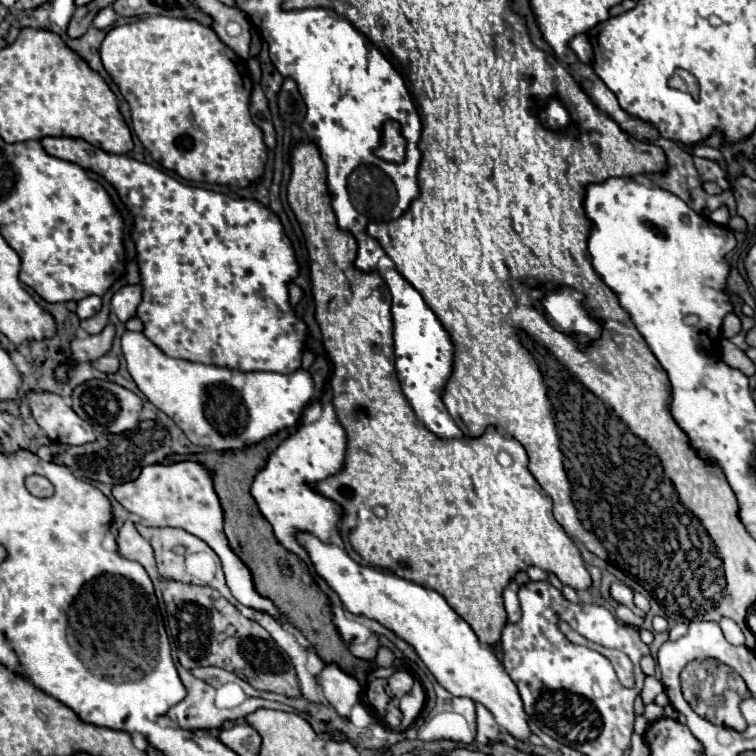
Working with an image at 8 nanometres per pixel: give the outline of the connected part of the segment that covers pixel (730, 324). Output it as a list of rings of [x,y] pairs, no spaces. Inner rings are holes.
[[[728,314],[728,316],[724,318],[724,324],[722,324],[722,334],[724,334],[726,338],[732,338],[732,336],[738,334],[738,332],[740,332],[740,318],[734,316],[734,314]]]

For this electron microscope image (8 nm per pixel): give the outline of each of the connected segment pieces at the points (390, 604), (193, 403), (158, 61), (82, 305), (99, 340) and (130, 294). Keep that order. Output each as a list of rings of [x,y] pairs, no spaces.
[[[298,532],[296,540],[308,552],[316,574],[324,578],[324,582],[340,596],[348,612],[378,620],[416,650],[438,684],[442,684],[450,694],[470,698],[472,702],[486,706],[494,714],[498,726],[512,738],[522,742],[530,740],[528,718],[516,684],[510,680],[492,648],[478,642],[474,630],[448,606],[438,592],[398,578],[394,572],[360,566],[340,544],[322,542],[310,532]]]
[[[142,332],[122,334],[122,354],[138,390],[164,414],[168,414],[186,438],[210,450],[238,450],[252,446],[282,428],[298,424],[314,394],[306,370],[292,374],[238,372],[188,360],[174,360],[154,346]]]
[[[148,16],[132,24],[114,26],[102,40],[100,58],[112,82],[130,104],[132,128],[138,140],[166,170],[174,170],[192,182],[230,186],[248,186],[262,176],[268,148],[262,140],[262,130],[252,122],[248,110],[250,74],[244,60],[222,44],[212,28],[194,20]]]
[[[86,296],[84,300],[80,300],[80,302],[78,302],[78,308],[76,308],[78,318],[80,318],[80,320],[84,320],[84,318],[94,316],[94,314],[96,314],[96,310],[100,310],[100,304],[102,304],[102,300],[100,300],[98,296]]]
[[[108,324],[100,334],[76,338],[72,342],[72,358],[94,362],[112,348],[112,340],[114,340],[114,326],[112,324]]]
[[[128,284],[122,286],[114,296],[112,296],[112,312],[122,320],[130,320],[132,316],[136,316],[136,306],[142,300],[142,288],[138,284]]]

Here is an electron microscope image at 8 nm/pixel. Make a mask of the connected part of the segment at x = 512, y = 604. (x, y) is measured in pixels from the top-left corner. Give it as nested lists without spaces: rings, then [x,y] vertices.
[[[514,580],[504,590],[504,604],[506,604],[508,622],[517,623],[521,619],[522,612],[518,598],[518,584]]]

